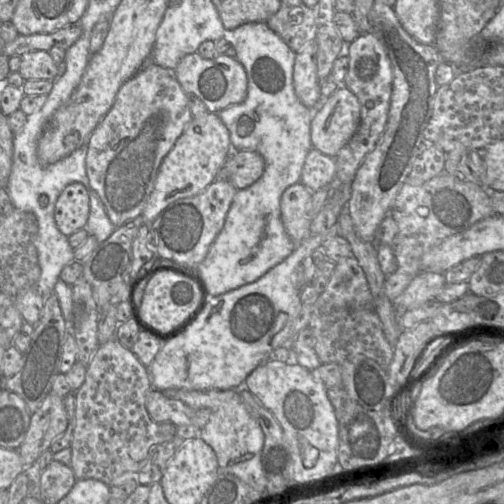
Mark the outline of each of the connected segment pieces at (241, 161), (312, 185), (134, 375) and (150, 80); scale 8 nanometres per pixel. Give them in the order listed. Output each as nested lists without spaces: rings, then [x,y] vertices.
[[[232,151],[230,176],[228,181],[243,190],[255,183],[265,169],[264,158],[255,151]]]
[[[312,148],[302,170],[301,181],[311,192],[316,192],[336,183],[336,161],[319,150]]]
[[[116,338],[99,344],[87,365],[85,381],[75,392],[76,425],[70,448],[71,468],[77,480],[93,478],[112,486],[136,478],[145,464],[149,449],[174,438],[176,427],[172,423],[157,424],[146,409],[145,395],[151,388],[153,387],[148,368],[131,349],[124,347]]]
[[[155,63],[142,65],[142,68],[120,87],[111,109],[89,137],[86,156],[90,186],[98,194],[116,228],[142,215],[164,157],[192,118],[189,97],[178,82],[175,69],[163,68]]]

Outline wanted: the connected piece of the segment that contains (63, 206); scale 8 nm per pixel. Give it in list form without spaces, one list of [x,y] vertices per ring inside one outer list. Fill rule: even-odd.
[[[73,182],[65,187],[56,201],[56,225],[68,237],[85,228],[89,212],[90,199],[86,187],[80,182]]]

